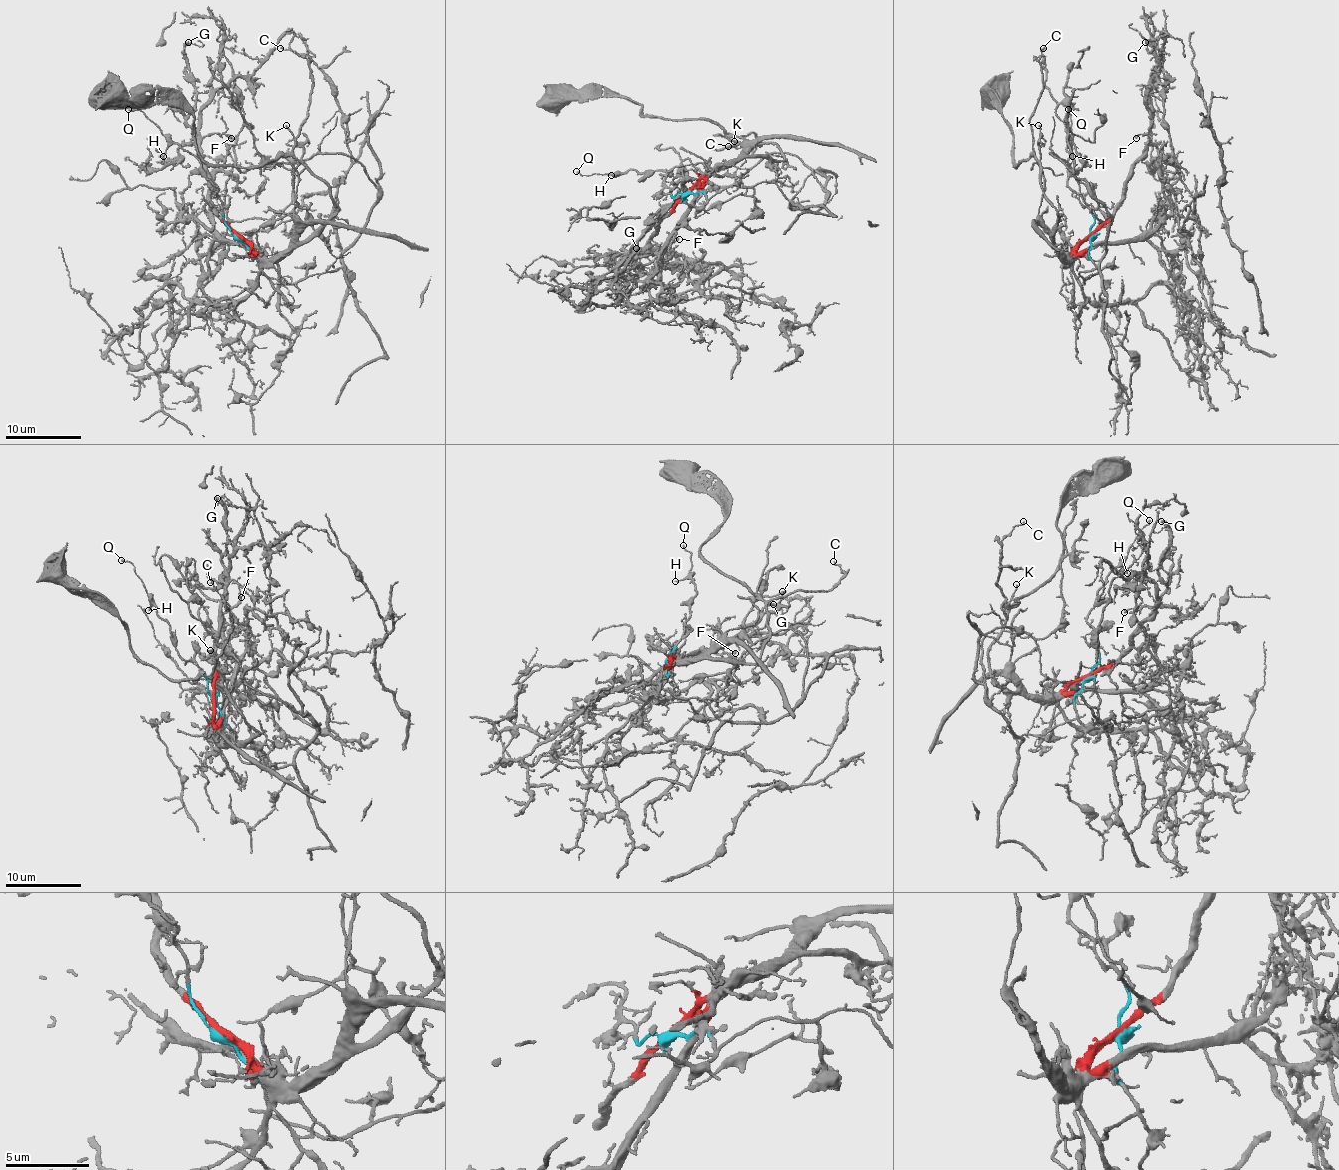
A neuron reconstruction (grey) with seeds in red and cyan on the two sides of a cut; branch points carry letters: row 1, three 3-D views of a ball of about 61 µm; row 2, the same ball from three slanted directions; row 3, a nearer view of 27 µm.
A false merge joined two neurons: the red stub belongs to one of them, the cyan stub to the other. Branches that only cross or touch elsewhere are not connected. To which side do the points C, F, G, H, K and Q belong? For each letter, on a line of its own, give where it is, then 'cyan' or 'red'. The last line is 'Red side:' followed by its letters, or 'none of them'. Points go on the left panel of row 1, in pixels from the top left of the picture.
C: (280, 48) | red
F: (231, 138) | red
G: (188, 42) | red
H: (163, 156) | cyan
K: (286, 125) | red
Q: (128, 109) | cyan
Red side: C, F, G, K

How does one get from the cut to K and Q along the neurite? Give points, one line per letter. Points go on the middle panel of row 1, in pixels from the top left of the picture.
K: (687, 193), (719, 164), (738, 162), (749, 157), (783, 159), (774, 143), (734, 142)
Q: (687, 193), (672, 196), (660, 170), (588, 176), (577, 172)

